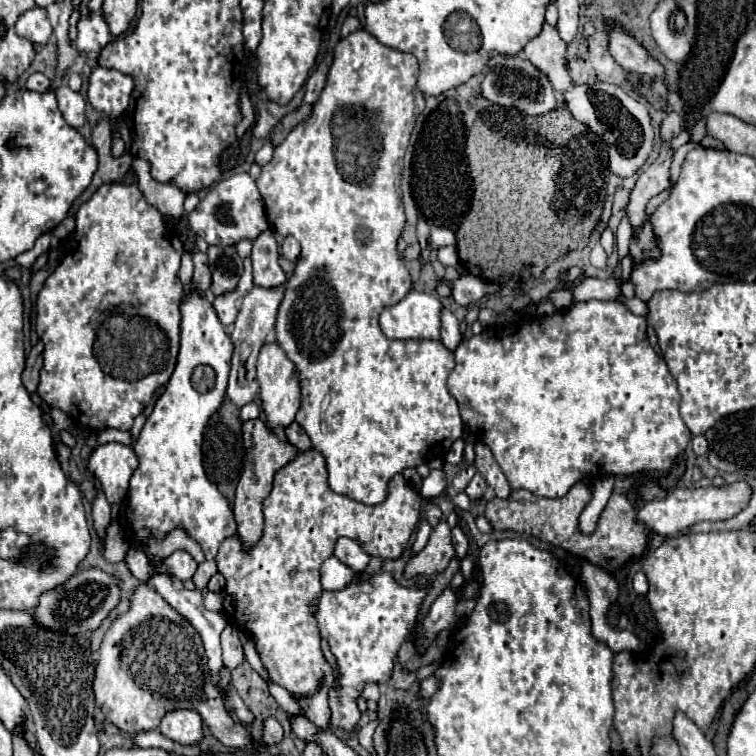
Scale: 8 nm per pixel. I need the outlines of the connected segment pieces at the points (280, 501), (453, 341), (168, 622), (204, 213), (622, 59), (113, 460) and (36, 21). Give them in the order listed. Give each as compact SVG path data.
M308 450L296 454L290 464L276 472L272 492L264 500L264 534L258 544L252 546L248 552L242 548L238 536L230 536L220 544L216 556L218 572L226 578L224 592L232 594L236 604L236 612L230 620L236 628L242 628L254 640L270 678L282 688L286 688L294 698L300 700L312 696L318 690L320 680L326 680L326 684L330 686L336 682L336 676L320 650L320 630L316 622L316 604L324 590L320 584L320 566L326 558L334 554L336 540L340 536L348 536L352 540L362 542L366 552L370 552L372 556L400 558L402 550L410 540L410 534L418 524L420 510L422 498L408 486L404 476L394 476L394 480L390 480L388 498L376 506L366 506L362 502L350 500L348 496L332 492L328 486L326 464L322 460L322 454Z
M442 310L442 344L454 352L456 346L462 342L462 334L460 334L460 322L456 320L456 316L450 310Z
M148 584L136 588L130 610L120 614L106 632L98 650L92 688L96 708L100 708L106 714L106 720L118 726L124 734L158 730L162 716L170 712L170 708L194 708L224 746L238 748L246 754L266 748L264 742L254 746L250 732L236 726L230 714L222 708L222 698L210 680L198 632Z
M246 172L216 182L208 190L206 198L202 198L200 204L194 208L194 212L188 214L188 222L198 238L202 238L206 244L216 246L232 246L242 238L256 240L258 232L268 228L262 196L256 188L256 182Z
M620 26L610 28L610 54L614 60L632 70L632 72L644 72L654 80L664 78L664 66L652 58L630 34L626 34Z
M110 442L98 446L90 454L86 466L92 478L102 486L106 500L110 504L118 504L126 498L130 476L138 468L138 458L130 446Z
M34 8L26 14L22 14L20 20L16 22L16 34L20 38L30 40L32 44L44 46L52 36L52 26L46 18L46 12L42 8Z

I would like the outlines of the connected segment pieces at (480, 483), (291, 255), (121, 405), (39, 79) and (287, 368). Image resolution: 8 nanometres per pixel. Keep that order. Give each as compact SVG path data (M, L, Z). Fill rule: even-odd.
M476 474L472 478L472 482L468 484L468 488L466 488L466 496L474 502L474 500L480 500L484 496L484 492L486 492L486 482L482 480L480 474Z
M286 236L284 244L282 244L282 256L286 260L292 260L292 262L298 260L298 256L300 256L300 244L298 244L298 240L294 236Z
M136 184L100 186L76 214L74 242L76 248L48 276L36 302L36 332L44 342L44 366L40 370L38 394L52 408L60 408L76 424L86 428L130 430L134 418L152 400L154 392L170 380L176 366L180 348L180 304L184 300L184 288L178 278L178 270L184 246L180 238L166 230L162 214L154 206L146 204ZM106 312L114 314L106 320ZM134 316L142 316L154 326L160 326L164 336L158 332L158 328L150 328L150 324L142 324L142 320L134 320ZM96 356L102 360L102 366ZM102 368L106 368L110 374L106 374Z
M36 72L36 74L30 74L28 80L26 80L26 88L28 90L34 90L34 92L46 92L50 88L50 78L46 78L44 74Z
M274 342L262 346L262 352L258 356L258 382L260 382L262 412L266 414L266 426L270 430L290 426L300 408L298 370L294 368L292 360L288 360L288 356L282 352L282 348L278 348L278 344L274 344Z

